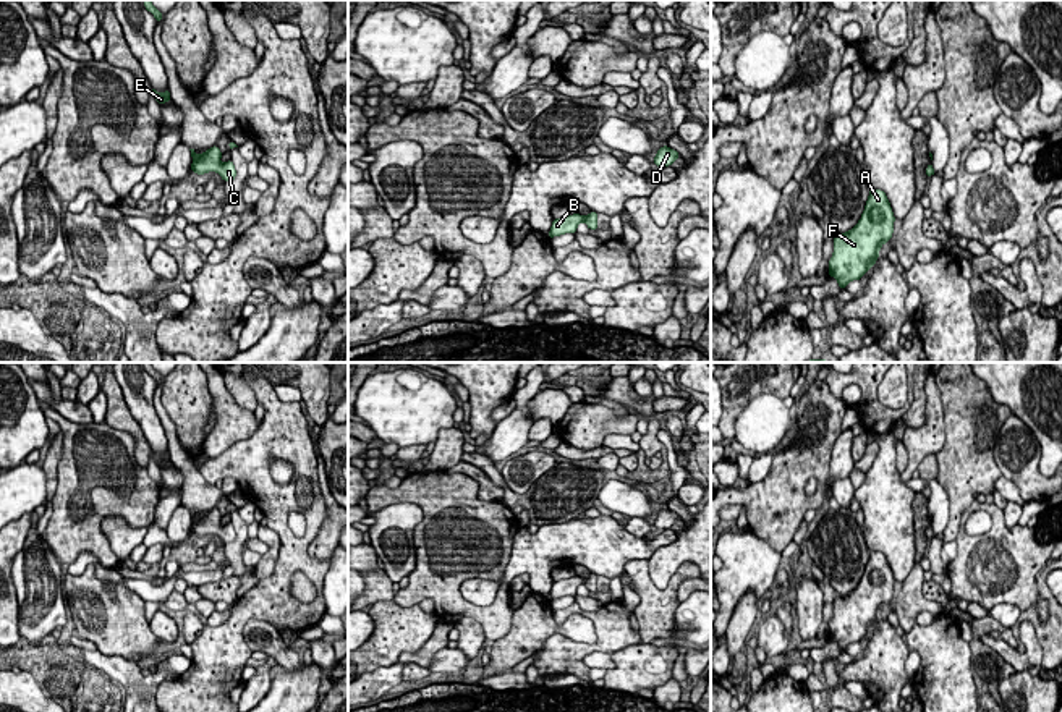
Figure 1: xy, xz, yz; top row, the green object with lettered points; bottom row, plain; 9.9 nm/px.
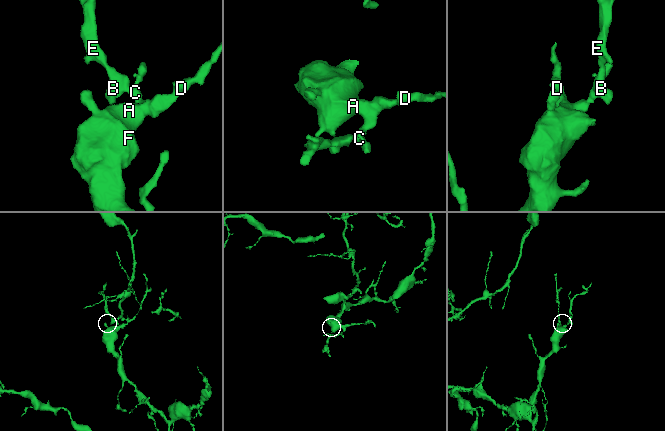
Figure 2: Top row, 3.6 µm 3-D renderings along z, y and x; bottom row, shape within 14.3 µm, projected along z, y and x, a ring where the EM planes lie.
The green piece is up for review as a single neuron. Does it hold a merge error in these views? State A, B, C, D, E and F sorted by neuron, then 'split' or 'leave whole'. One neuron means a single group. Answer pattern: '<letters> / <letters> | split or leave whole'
A B C D E F | leave whole

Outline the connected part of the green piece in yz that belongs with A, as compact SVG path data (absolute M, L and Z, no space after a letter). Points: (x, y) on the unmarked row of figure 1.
M869 552L860 584L847 595L835 594L834 615L827 638L832 638L840 652L852 642L860 642L879 620L881 608L894 595L894 574L882 552Z

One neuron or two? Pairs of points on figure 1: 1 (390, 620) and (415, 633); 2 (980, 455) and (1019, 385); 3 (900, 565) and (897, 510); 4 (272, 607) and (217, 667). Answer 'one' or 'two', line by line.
1: one
2: two
3: one
4: one

